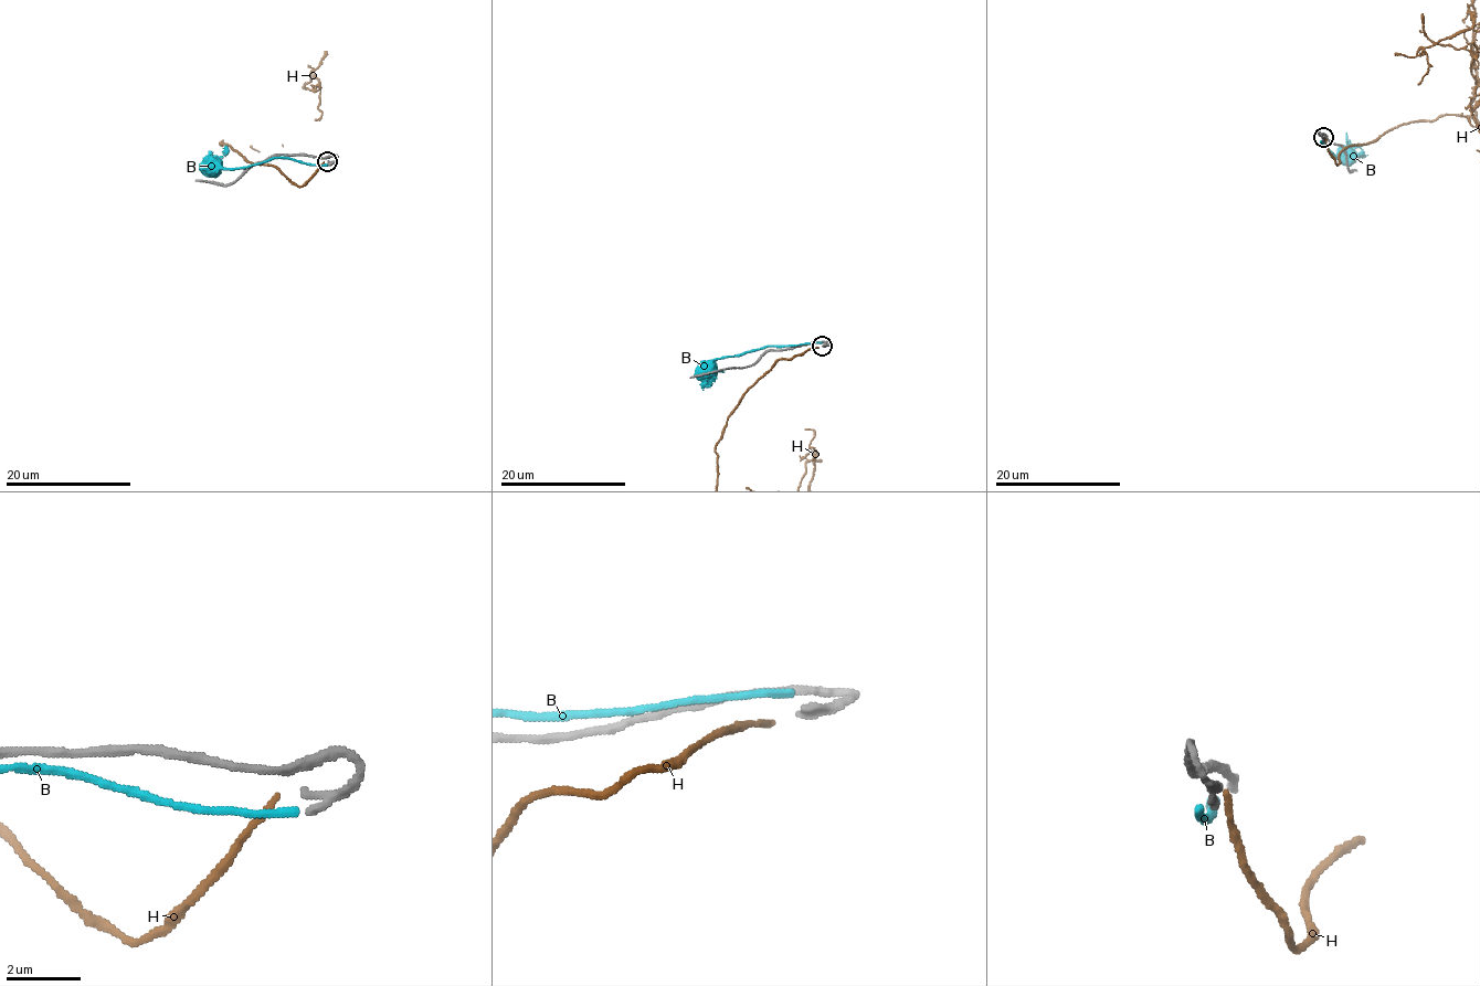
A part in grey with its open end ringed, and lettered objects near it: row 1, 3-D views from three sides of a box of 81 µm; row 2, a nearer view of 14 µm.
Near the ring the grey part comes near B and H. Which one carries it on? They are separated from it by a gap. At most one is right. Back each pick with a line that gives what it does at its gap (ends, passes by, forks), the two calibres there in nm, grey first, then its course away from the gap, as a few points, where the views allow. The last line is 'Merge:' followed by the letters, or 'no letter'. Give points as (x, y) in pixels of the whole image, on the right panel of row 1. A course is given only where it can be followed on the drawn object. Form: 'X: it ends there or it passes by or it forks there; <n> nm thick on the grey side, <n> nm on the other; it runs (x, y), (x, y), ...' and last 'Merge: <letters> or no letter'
H: it ends there; 160 nm thick on the grey side, 140 nm on the other
Merge: H

